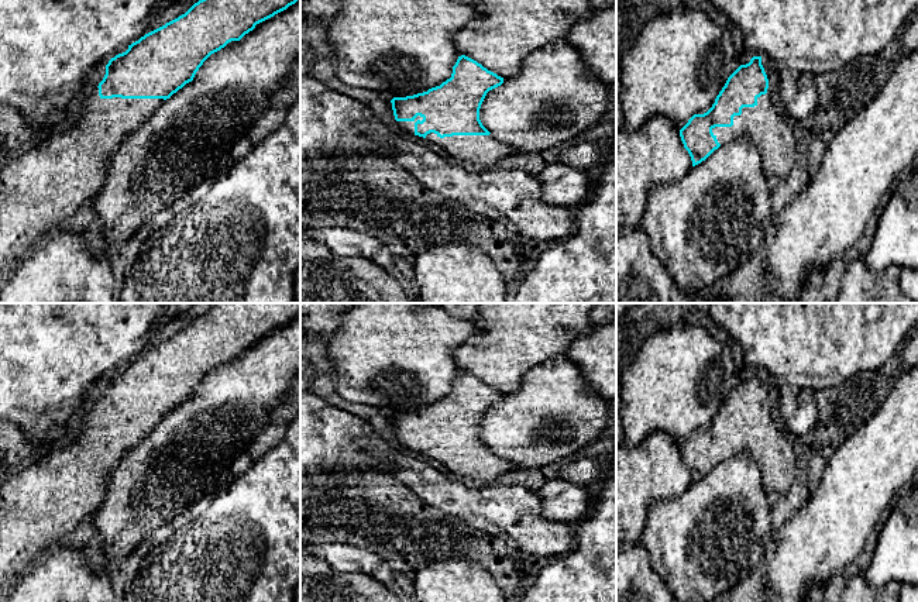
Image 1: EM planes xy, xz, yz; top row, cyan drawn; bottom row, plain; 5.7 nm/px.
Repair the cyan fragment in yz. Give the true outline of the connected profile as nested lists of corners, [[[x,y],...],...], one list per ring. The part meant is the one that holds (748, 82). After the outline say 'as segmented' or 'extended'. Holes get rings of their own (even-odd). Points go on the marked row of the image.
[[[753,56],[740,65],[726,80],[712,107],[704,114],[694,114],[680,130],[684,148],[692,166],[705,161],[721,145],[736,137],[749,138],[763,158],[763,168],[769,180],[787,179],[795,165],[797,140],[790,121],[784,120],[773,106],[769,79],[761,65],[761,56]]] | extended

